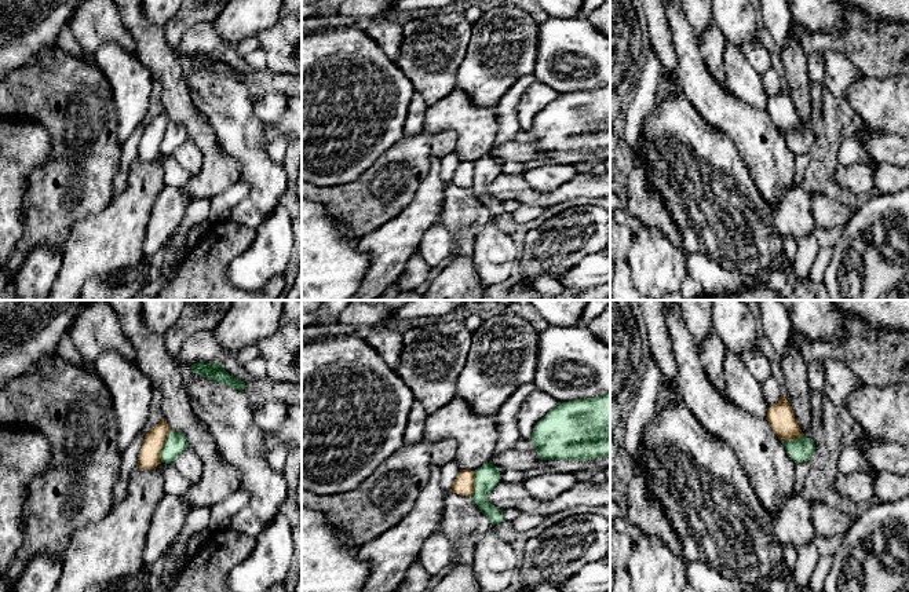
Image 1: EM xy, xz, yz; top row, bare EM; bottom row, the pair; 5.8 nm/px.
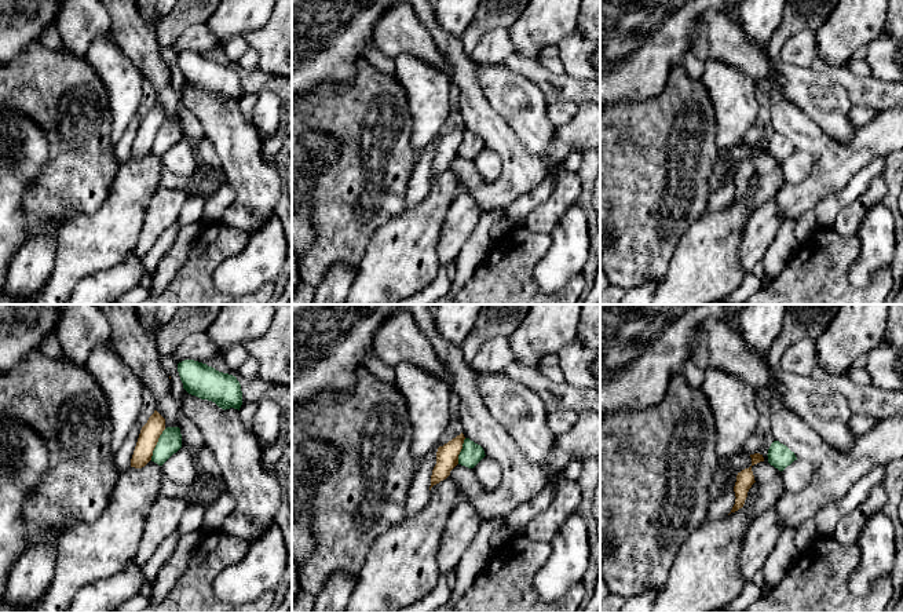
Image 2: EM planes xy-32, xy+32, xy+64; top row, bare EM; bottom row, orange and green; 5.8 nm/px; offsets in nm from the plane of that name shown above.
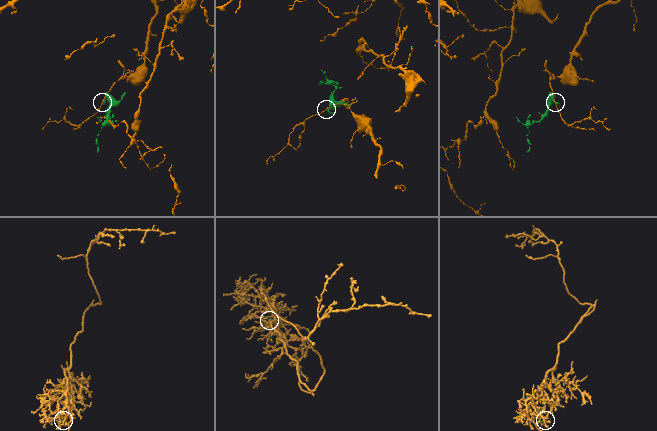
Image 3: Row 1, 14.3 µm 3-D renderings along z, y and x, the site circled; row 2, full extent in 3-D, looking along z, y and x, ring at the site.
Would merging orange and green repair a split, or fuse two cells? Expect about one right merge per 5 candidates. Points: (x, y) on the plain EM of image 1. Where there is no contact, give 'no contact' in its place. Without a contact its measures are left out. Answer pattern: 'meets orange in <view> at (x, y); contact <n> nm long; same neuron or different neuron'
meets orange in xy at (163, 136); contact 200 nm long; different neuron

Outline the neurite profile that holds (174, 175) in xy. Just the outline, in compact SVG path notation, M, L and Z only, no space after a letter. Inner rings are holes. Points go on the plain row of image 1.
M160 154L158 158L160 158L163 168L164 168L165 186L182 187L183 184L186 184L193 178L191 173L189 173L186 169L183 169L176 162L174 156Z

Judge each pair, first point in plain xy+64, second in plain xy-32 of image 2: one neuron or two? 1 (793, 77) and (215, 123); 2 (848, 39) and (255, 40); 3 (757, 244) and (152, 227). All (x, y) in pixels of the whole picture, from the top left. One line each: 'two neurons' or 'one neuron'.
1: one neuron
2: two neurons
3: one neuron

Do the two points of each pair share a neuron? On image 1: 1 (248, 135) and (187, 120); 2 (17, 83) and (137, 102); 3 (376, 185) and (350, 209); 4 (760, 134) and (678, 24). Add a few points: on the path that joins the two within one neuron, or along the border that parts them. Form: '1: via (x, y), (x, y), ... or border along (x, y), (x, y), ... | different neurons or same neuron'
1: border along (192, 99), (229, 153) | different neurons
2: border along (99, 69), (110, 86), (117, 130) | different neurons
3: via (369, 192), (357, 204) | same neuron
4: via (730, 113), (694, 77), (687, 54) | same neuron

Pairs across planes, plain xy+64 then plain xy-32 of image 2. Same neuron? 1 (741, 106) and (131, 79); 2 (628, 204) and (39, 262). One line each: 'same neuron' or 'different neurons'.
1: same neuron
2: different neurons

